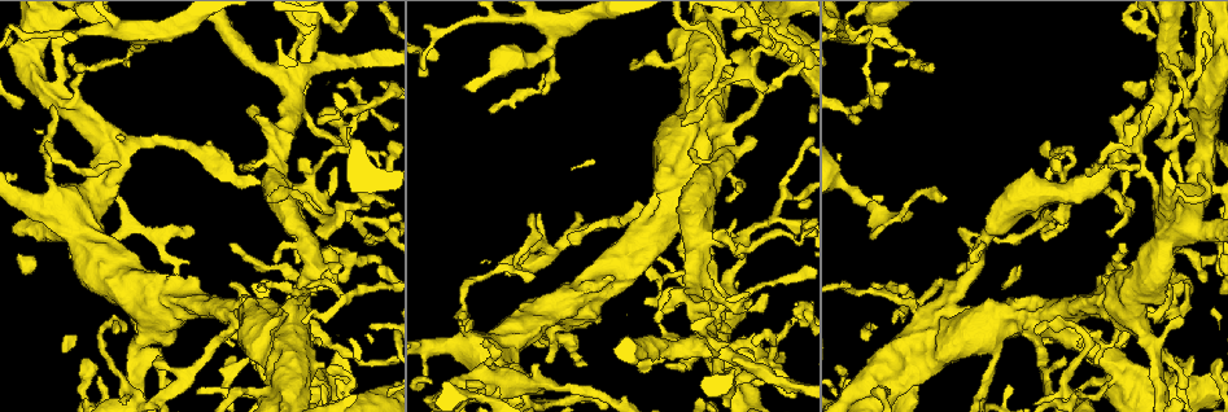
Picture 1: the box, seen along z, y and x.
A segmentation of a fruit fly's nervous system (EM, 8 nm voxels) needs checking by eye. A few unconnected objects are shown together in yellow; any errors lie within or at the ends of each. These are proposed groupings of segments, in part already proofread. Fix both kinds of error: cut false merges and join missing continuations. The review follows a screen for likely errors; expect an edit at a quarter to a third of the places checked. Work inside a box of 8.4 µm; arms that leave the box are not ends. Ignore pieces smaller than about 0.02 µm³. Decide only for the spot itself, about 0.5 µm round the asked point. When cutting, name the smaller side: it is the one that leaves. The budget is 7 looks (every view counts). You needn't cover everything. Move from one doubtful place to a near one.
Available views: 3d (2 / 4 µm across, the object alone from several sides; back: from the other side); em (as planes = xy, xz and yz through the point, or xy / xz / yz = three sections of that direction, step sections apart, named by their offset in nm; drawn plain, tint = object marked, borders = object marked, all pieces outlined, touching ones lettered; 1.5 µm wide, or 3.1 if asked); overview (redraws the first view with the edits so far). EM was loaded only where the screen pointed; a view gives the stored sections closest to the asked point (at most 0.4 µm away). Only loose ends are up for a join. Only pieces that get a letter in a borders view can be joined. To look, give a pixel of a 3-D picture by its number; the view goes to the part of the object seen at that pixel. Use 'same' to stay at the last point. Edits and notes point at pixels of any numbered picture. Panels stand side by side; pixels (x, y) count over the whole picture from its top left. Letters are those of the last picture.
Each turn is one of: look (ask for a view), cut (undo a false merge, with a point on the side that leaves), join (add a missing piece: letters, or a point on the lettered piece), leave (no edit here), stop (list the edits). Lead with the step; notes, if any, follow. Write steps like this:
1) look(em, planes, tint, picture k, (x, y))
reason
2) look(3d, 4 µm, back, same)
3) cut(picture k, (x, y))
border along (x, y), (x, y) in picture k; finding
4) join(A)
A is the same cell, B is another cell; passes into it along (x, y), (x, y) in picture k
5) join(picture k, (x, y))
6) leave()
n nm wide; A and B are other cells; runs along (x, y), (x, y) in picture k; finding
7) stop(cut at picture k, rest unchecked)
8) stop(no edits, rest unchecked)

look(em, xy, step 8, tint, picture 1, (661, 167))
touches itself

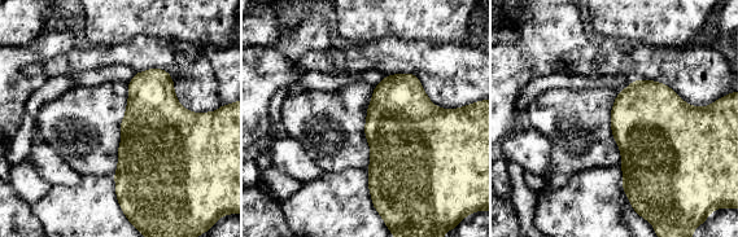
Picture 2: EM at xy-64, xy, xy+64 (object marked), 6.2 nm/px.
look(em, planes, borders, same)
cut it another way

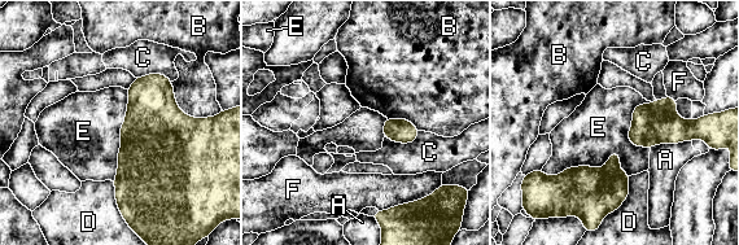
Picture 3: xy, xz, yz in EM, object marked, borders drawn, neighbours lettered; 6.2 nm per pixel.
leave()
A, B, C, D, E and F are other cells; border along (541, 169), (616, 152), (630, 175) in picture 3; all the same cell

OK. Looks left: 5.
look(em, yz, step 8, borders, picture 1, (767, 89))
tapers out

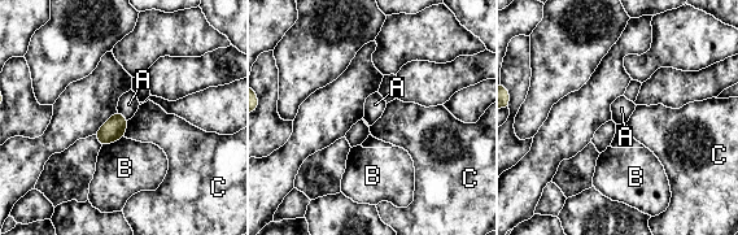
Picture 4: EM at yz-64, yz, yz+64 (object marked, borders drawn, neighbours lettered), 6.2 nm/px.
leave()
A, B and C are other cells; border along (117, 109), (127, 120) in picture 4; none of them fits

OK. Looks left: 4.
look(em, xy, step 4, tint, picture 1, (490, 112))
tapers out

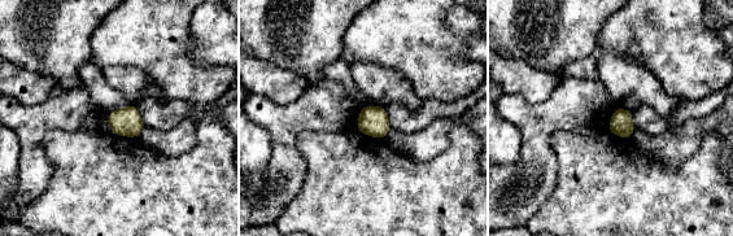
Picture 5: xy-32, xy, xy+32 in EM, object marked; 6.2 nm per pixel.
look(em, yz, step 4, borders, same)
another direction

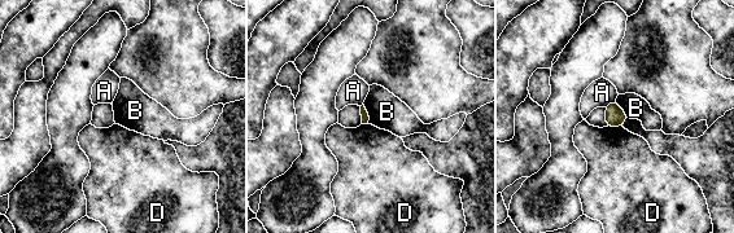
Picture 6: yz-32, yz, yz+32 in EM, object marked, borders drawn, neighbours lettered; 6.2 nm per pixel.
leave()
B touches over 130 nm; A, B and D are other cells; no lettered piece goes on from it

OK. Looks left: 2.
stop(no edits, rest unchecked)

